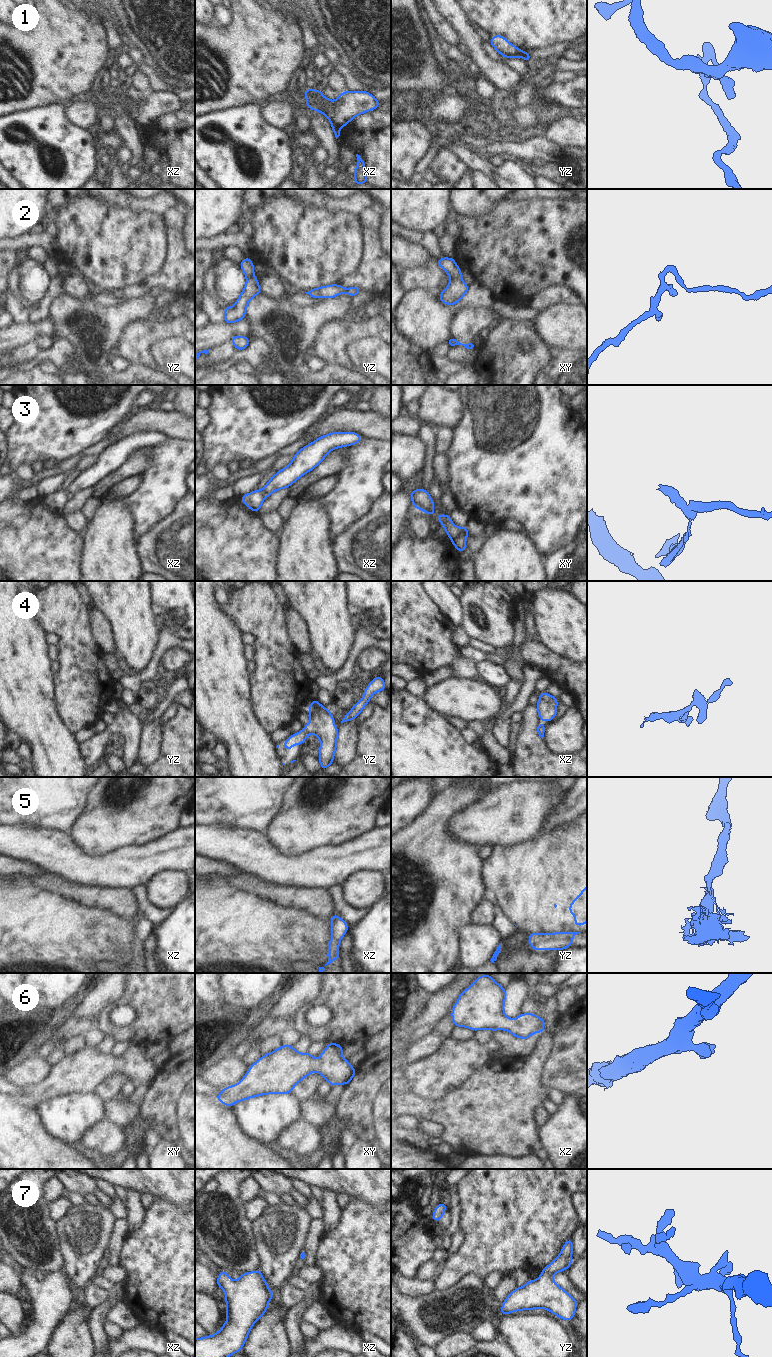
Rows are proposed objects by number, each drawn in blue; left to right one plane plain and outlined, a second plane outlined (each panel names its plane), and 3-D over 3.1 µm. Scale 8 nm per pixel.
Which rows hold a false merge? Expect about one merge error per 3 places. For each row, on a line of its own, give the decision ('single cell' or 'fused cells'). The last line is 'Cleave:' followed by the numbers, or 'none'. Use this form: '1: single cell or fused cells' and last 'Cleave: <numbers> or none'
1: fused cells
2: single cell
3: fused cells
4: single cell
5: fused cells
6: single cell
7: single cell
Cleave: 1, 3, 5

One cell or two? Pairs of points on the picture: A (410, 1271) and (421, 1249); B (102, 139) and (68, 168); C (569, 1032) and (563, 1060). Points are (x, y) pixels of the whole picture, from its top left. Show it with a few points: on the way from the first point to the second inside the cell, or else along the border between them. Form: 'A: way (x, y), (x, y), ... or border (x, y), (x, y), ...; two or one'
A: way (410, 1266), (410, 1260), (416, 1254); one
B: border (91, 133), (93, 143), (96, 146); two
C: way (569, 1039), (569, 1053); one

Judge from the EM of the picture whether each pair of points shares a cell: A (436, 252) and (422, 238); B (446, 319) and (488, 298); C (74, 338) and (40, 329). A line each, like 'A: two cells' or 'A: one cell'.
A: one cell
B: one cell
C: two cells

